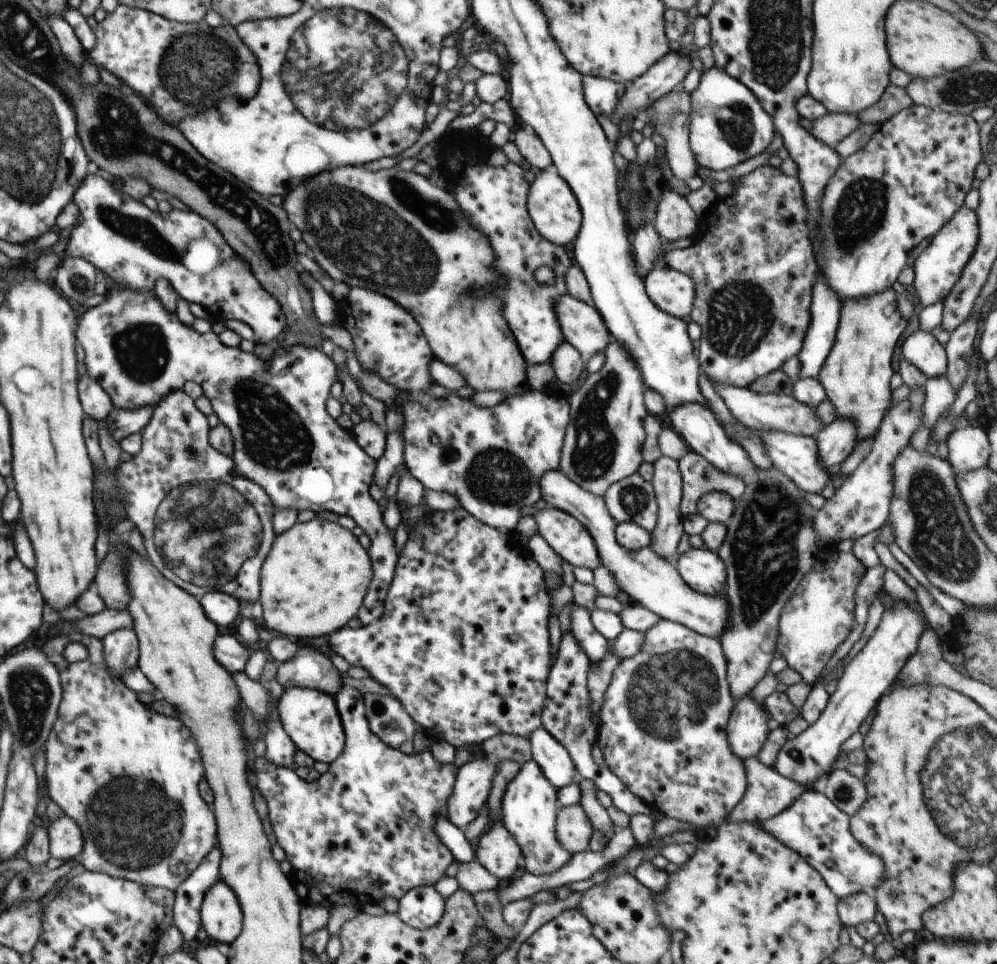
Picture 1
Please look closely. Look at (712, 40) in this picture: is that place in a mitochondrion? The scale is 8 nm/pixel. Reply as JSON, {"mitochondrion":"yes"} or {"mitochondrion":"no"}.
{"mitochondrion":"no"}

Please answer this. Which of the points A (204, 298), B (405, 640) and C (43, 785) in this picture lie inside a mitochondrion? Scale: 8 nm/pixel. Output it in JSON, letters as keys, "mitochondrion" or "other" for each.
{"A":"other","B":"other","C":"other"}

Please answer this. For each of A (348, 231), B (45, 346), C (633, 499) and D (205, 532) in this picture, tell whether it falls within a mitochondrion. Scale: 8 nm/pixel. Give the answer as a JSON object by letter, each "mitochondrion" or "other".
{"A":"mitochondrion","B":"other","C":"mitochondrion","D":"mitochondrion"}

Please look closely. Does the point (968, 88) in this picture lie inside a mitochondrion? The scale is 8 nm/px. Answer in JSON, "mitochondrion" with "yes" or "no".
{"mitochondrion":"yes"}

